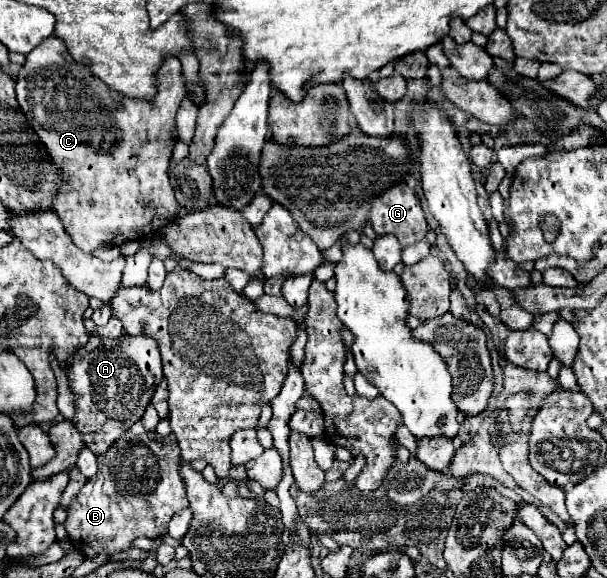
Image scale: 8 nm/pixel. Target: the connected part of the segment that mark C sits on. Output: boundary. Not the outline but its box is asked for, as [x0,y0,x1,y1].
[18,36,186,252]

